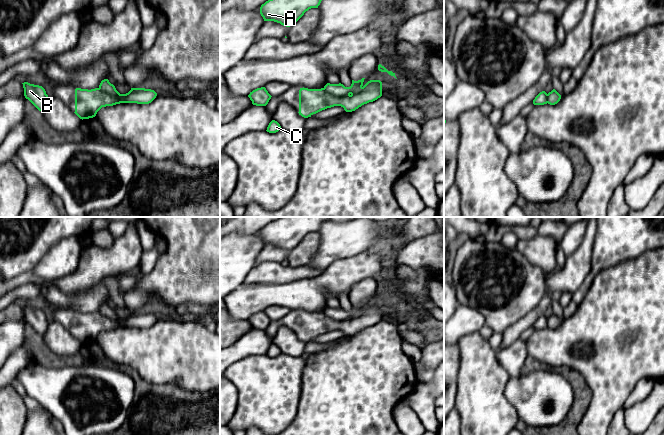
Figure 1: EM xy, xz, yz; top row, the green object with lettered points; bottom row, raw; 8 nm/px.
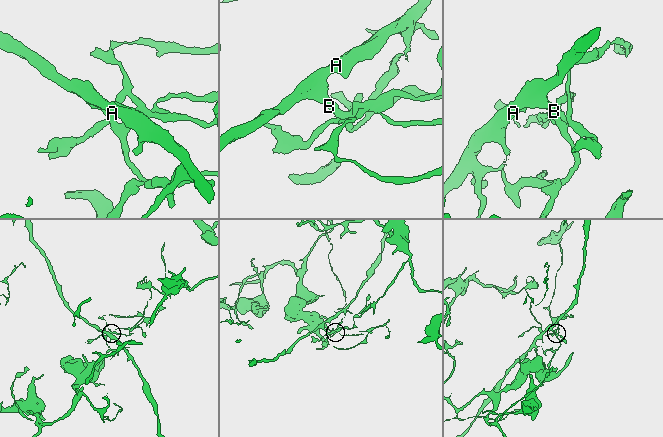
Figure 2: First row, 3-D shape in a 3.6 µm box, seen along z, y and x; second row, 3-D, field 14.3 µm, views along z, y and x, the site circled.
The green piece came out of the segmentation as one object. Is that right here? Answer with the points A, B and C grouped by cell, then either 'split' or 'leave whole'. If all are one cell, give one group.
groups A B / C; split

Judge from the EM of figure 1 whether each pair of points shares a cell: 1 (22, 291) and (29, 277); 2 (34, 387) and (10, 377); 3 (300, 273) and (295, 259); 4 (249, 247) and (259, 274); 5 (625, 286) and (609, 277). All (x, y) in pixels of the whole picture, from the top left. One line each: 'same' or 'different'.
1: different
2: different
3: different
4: different
5: same

